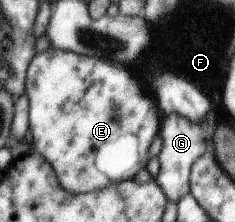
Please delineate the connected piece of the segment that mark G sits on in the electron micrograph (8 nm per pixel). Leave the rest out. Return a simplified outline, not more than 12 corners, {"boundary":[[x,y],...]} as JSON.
{"boundary":[[163,115],[153,181],[171,203],[189,193],[193,162],[212,147],[218,116],[193,125]]}

